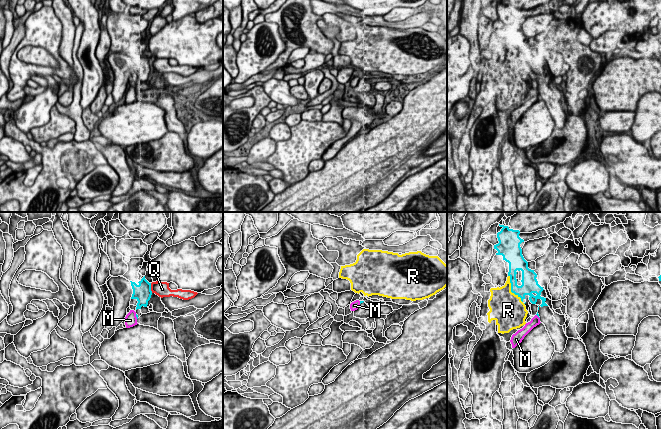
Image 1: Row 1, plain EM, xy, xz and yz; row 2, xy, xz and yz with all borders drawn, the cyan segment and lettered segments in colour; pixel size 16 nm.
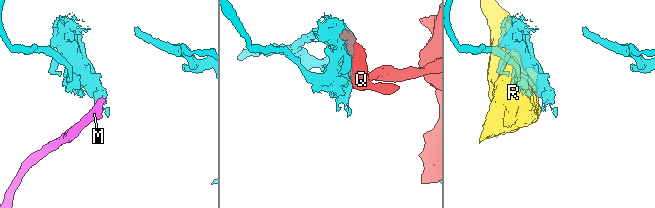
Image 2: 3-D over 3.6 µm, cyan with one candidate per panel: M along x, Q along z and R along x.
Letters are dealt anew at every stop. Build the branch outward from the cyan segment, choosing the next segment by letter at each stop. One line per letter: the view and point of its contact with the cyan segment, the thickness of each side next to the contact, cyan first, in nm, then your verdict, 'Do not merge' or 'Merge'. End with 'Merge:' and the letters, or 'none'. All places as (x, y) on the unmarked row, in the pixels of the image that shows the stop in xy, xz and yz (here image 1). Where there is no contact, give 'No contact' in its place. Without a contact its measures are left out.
M: Touches cyan at xy (136, 92). Thickness 30 nm (cyan) against 190 nm. Do not merge
Q: Touches cyan at xy (150, 64). Thickness 280 nm (cyan) against 240 nm. Do not merge
R: Touches cyan at yz (511, 67). Thickness 200 nm (cyan) against 480 nm. Merge
Merge: R

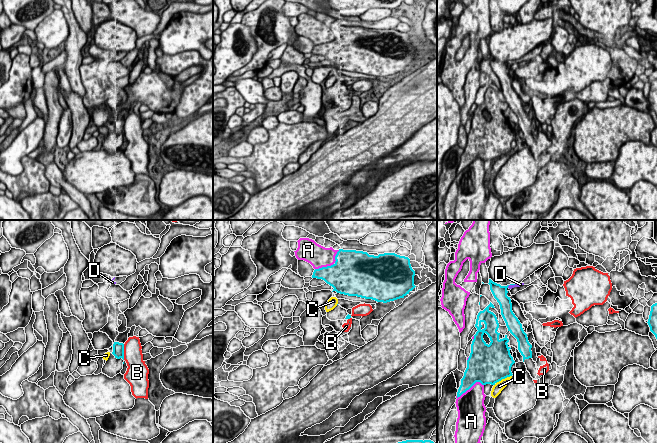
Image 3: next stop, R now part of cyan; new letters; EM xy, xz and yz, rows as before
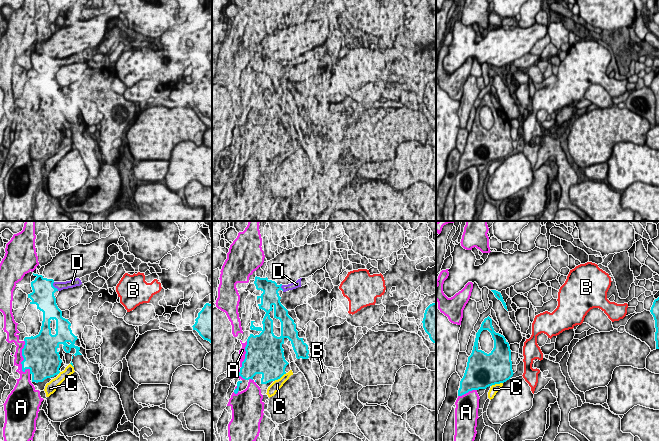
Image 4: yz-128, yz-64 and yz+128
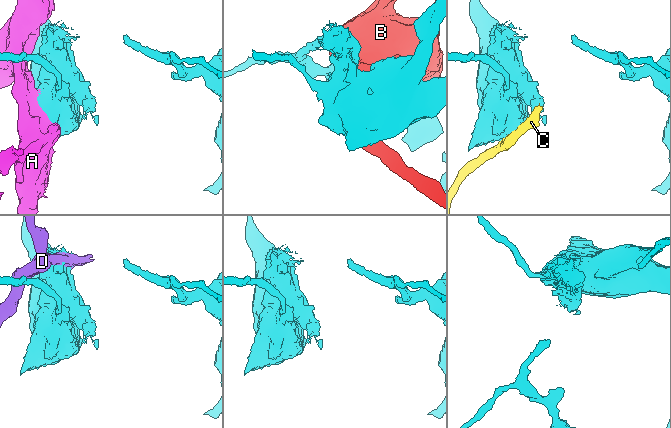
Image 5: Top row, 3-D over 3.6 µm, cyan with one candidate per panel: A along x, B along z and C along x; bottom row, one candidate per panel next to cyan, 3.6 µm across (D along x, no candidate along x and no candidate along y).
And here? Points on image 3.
A: Touches cyan at xz (331, 41). Thickness 480 nm (cyan) against 340 nm. Do not merge
B: Touches cyan at xy (123, 128). Thickness 190 nm (cyan) against 300 nm. Do not merge
C: Touches cyan at yz (502, 154). Thickness 500 nm (cyan) against 160 nm. Do not merge
D: Touches cyan at yz (511, 60). Thickness 30 nm (cyan) against 60 nm. Do not merge
Merge: none

